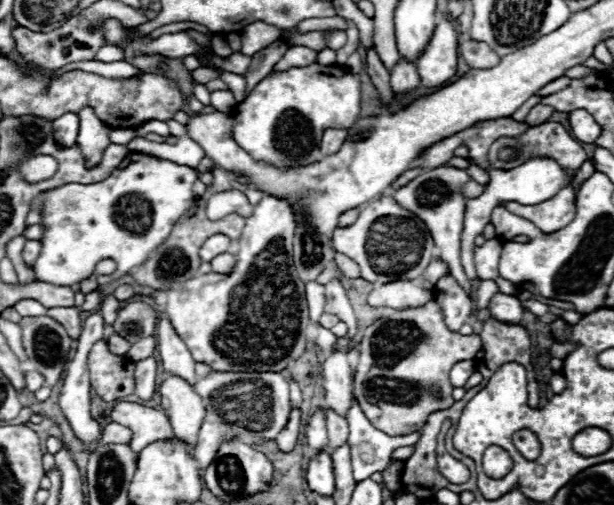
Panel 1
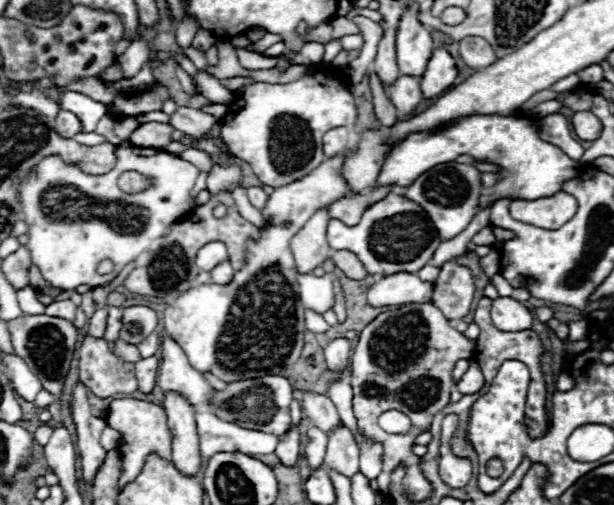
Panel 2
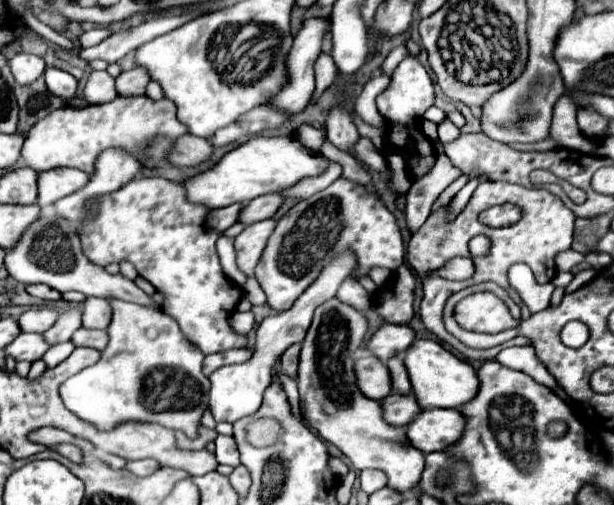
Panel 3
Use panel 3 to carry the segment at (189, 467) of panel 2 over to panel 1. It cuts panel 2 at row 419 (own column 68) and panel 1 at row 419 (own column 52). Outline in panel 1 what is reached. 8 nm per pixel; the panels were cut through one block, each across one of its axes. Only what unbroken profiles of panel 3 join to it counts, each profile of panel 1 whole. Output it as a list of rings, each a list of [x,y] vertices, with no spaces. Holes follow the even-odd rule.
[[[168,376],[160,386],[160,394],[162,394],[162,408],[172,424],[176,440],[186,442],[192,454],[198,442],[198,430],[206,416],[202,398],[194,392],[194,388],[186,380],[178,376]]]

